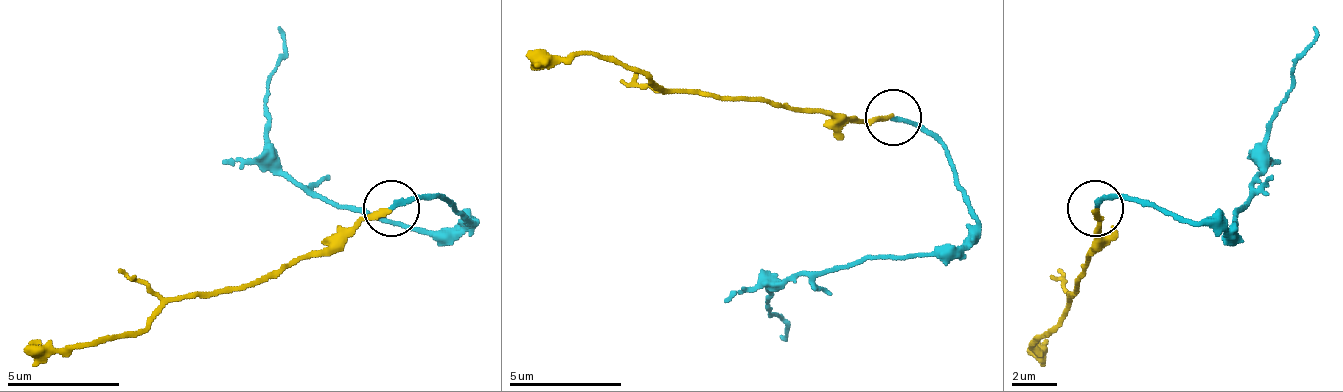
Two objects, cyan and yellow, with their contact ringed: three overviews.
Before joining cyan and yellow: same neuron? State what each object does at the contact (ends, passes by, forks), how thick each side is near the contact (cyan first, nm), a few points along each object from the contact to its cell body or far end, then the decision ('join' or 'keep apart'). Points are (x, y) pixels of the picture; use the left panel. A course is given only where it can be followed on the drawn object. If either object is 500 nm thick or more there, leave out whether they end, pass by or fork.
cyan ends | yellow ends | 200/200 nm | cyan via (389, 210), (445, 198), (468, 221), (457, 232), (328, 204), (277, 159), (266, 120), (277, 24) | yellow via (389, 210), (260, 277), (176, 294), (137, 333), (92, 344), (47, 350), (30, 367) | join

